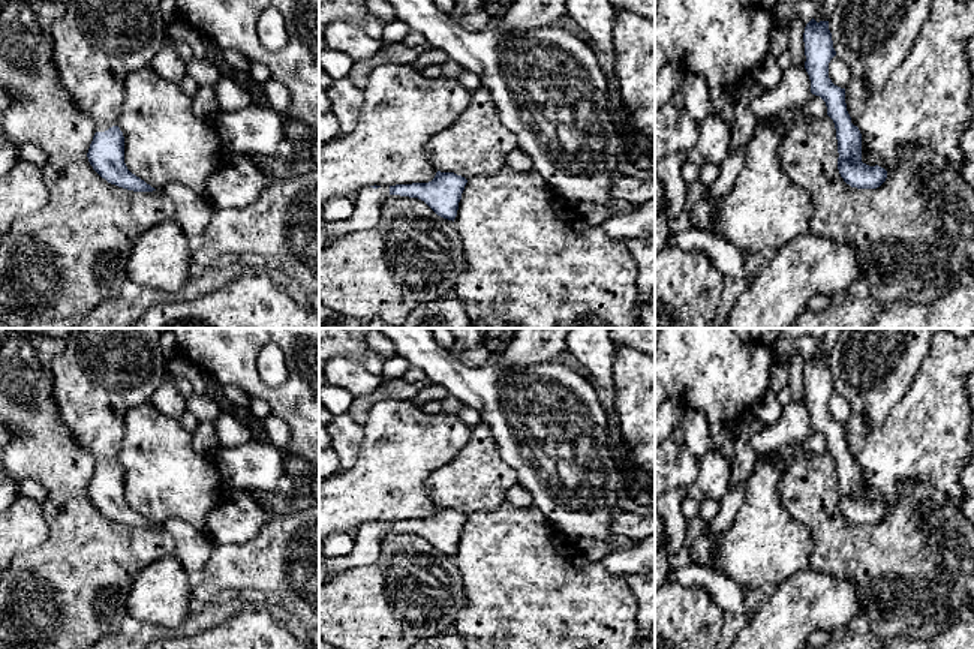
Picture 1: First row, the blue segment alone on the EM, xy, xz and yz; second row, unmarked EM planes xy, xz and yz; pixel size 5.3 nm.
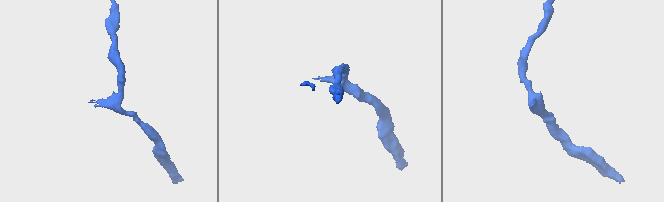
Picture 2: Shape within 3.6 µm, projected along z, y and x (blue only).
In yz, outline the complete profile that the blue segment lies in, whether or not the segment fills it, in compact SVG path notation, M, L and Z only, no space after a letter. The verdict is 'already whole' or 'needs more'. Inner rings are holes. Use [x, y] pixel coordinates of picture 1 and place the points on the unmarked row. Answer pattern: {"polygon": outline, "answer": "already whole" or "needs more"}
{"polygon": "M812 354L805 363L803 378L805 405L811 415L811 429L826 438L827 451L835 459L841 513L851 523L880 523L887 514L887 507L878 501L869 502L862 498L862 469L851 459L847 447L845 424L835 421L829 414L829 399L836 391L829 357L817 358Z", "answer": "already whole"}

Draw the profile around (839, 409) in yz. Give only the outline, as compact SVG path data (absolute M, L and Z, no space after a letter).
M836 390L829 399L829 414L841 424L847 424L851 417L848 400L844 397L841 390Z

